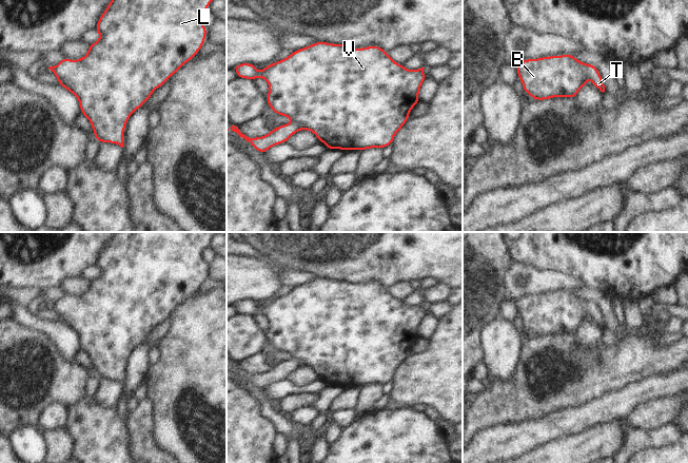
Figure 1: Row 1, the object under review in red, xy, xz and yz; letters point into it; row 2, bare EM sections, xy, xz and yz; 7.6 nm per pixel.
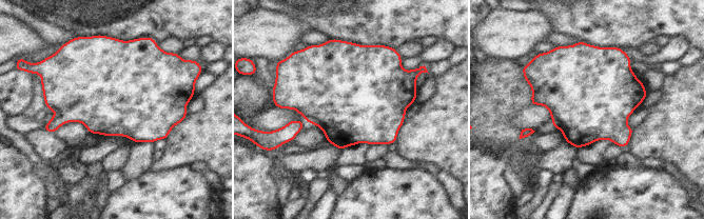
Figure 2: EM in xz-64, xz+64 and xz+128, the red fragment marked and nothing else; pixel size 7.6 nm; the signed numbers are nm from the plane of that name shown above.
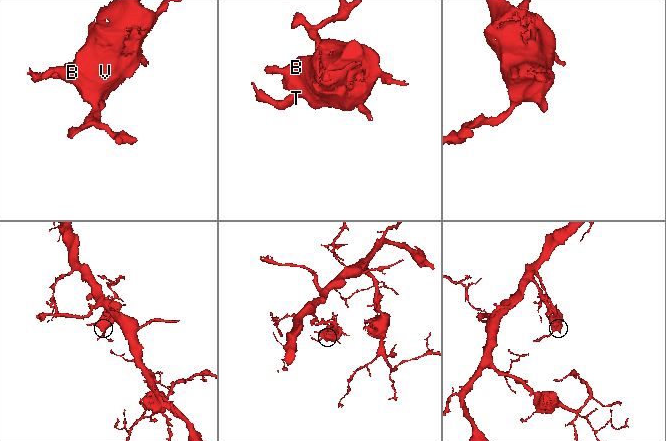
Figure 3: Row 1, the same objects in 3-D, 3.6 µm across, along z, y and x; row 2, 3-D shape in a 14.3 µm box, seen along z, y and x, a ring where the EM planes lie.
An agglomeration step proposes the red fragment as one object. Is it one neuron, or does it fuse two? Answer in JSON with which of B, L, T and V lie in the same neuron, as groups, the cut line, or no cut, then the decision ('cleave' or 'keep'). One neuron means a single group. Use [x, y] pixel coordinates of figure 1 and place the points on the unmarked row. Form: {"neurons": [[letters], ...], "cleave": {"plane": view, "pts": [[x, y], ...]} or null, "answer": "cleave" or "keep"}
{"neurons": [["B", "L", "T", "V"]], "cleave": null, "answer": "keep"}

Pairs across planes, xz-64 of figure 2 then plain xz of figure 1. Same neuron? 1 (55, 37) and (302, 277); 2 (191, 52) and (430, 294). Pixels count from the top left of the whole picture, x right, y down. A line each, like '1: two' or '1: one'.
1: one
2: two

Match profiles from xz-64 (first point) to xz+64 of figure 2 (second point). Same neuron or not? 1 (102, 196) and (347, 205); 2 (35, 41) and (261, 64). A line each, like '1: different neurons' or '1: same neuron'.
1: different neurons
2: different neurons

